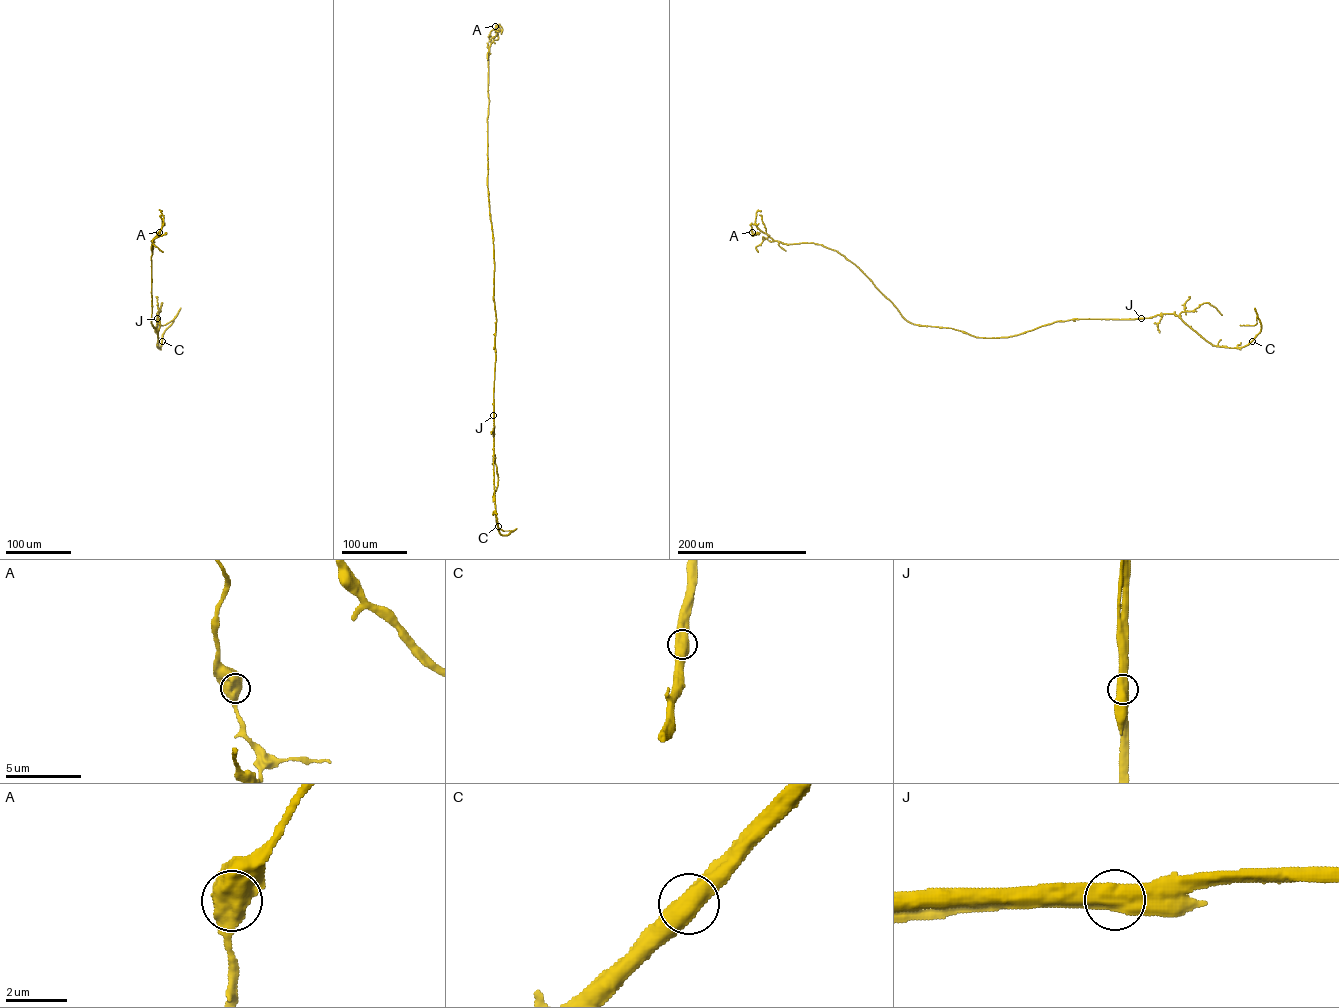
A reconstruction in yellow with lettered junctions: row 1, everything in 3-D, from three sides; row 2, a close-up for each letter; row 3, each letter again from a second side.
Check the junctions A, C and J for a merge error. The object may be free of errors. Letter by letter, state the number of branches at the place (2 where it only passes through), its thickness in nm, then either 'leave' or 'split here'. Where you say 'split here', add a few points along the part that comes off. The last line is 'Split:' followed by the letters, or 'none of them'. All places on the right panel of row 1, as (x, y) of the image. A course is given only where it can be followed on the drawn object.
A: 2 | 650 nm | leave
C: 2 | 650 nm | leave
J: 2 | 650 nm | split here
Split: J

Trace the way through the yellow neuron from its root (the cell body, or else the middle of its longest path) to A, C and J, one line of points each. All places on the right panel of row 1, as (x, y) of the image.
A: (1006, 337), (975, 337), (952, 328), (913, 324), (836, 251), (813, 243), (774, 241), (754, 224), (752, 232)
C: (1006, 337), (1058, 321), (1142, 319), (1172, 313), (1212, 345), (1241, 347), (1252, 341)
J: (1006, 337), (1058, 321), (1141, 318)

